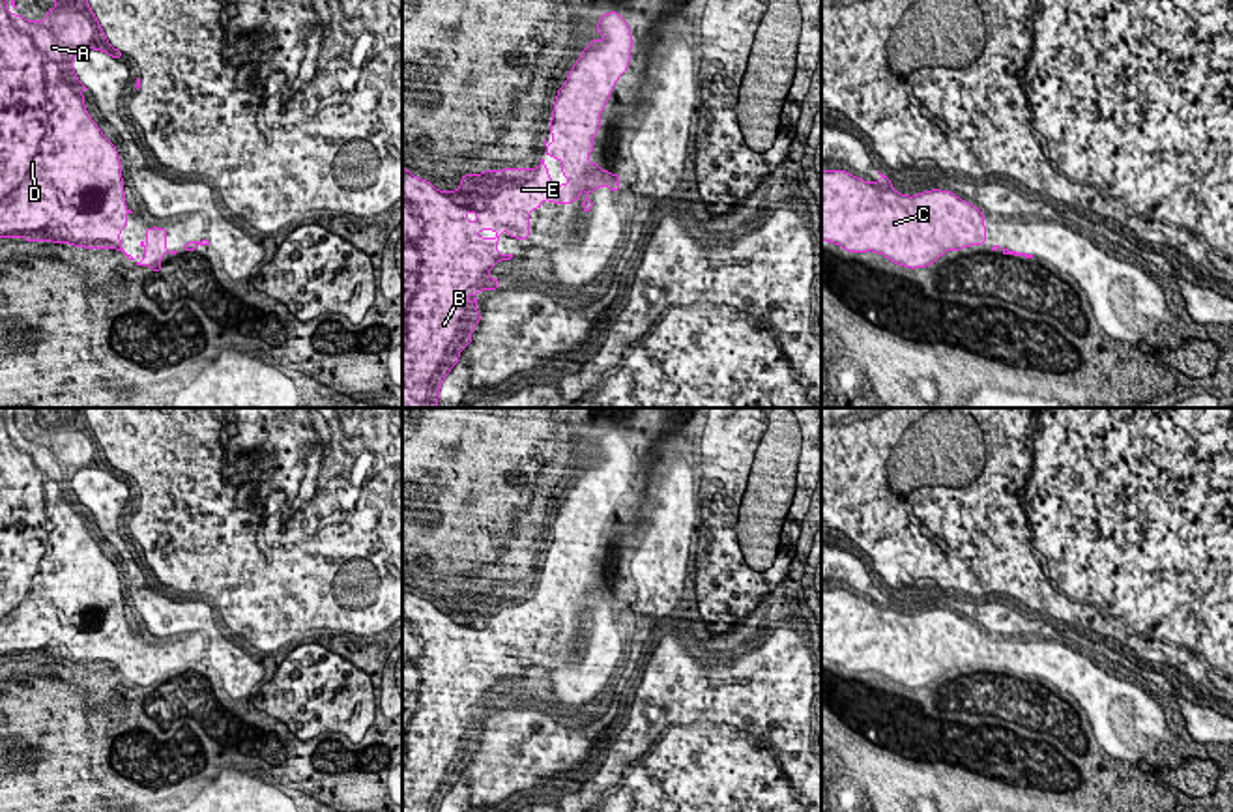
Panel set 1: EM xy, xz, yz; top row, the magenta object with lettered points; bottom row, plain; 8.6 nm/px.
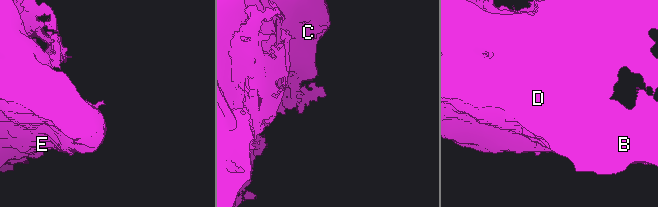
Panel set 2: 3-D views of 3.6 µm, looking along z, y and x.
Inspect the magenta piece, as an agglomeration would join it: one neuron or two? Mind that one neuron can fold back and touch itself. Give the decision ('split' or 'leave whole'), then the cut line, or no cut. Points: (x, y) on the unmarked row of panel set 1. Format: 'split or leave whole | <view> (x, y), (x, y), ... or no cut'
leave whole | no cut

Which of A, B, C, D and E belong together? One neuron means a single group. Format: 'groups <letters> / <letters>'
groups A B C D E

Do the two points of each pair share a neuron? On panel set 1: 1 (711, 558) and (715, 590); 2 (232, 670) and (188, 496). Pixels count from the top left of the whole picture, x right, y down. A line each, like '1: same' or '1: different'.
1: same
2: different

